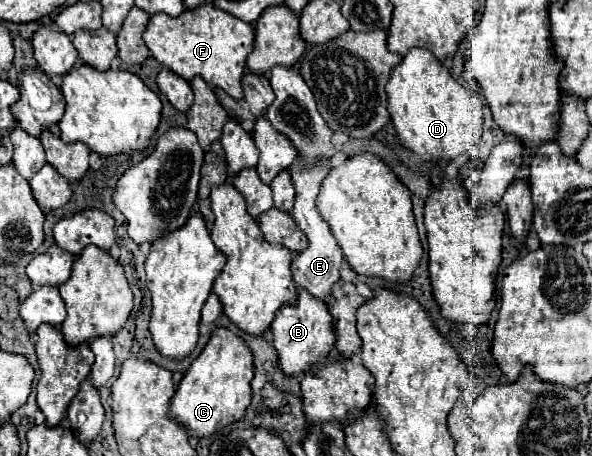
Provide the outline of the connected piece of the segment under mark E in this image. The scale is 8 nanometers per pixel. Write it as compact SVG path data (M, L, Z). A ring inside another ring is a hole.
M298 156L296 162L288 168L288 172L292 176L292 184L296 188L296 204L292 208L292 216L310 240L308 248L294 256L292 276L298 286L306 288L310 294L314 294L316 298L322 298L322 300L330 294L332 284L336 280L340 280L340 266L342 266L342 250L338 248L338 242L334 242L334 234L330 232L330 226L322 220L322 214L316 208L320 184L322 184L324 176L330 172L330 168L332 168L332 158L328 158L328 156L320 156L316 162L306 162L306 160L302 160L302 156Z

